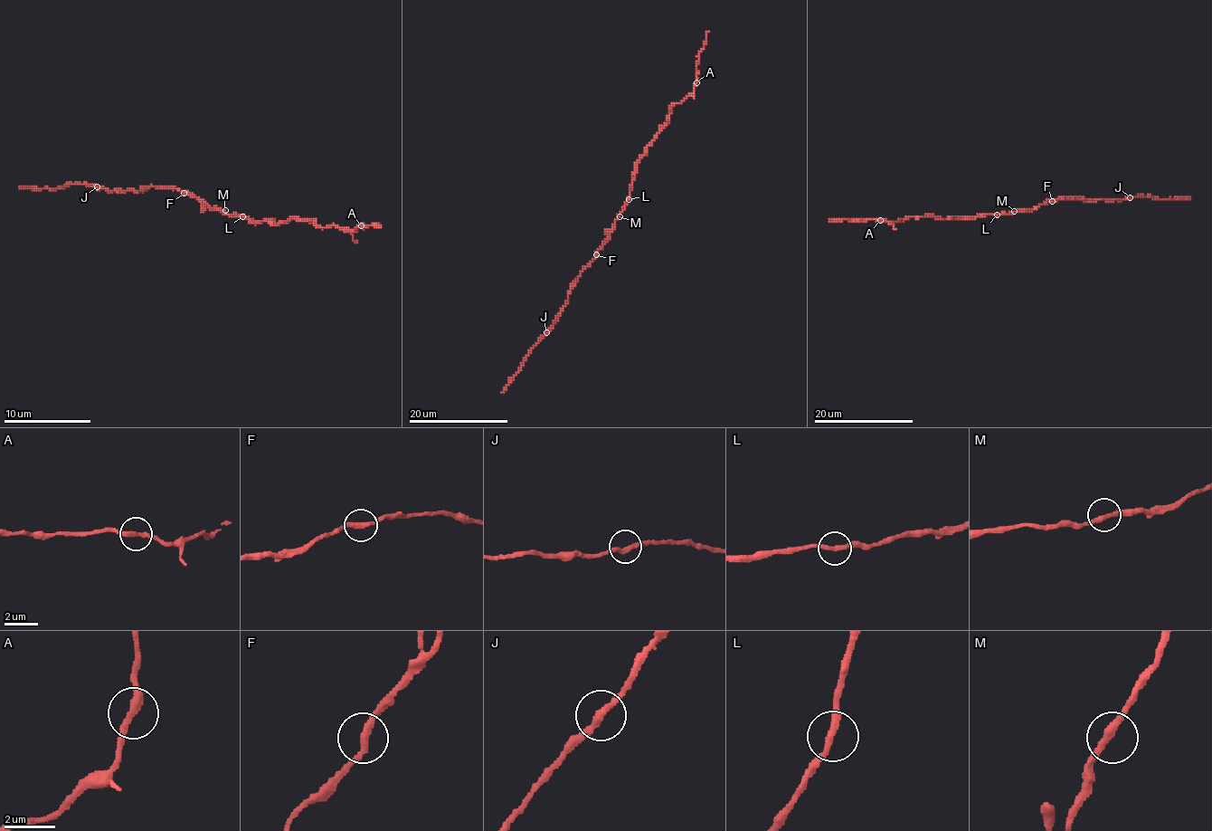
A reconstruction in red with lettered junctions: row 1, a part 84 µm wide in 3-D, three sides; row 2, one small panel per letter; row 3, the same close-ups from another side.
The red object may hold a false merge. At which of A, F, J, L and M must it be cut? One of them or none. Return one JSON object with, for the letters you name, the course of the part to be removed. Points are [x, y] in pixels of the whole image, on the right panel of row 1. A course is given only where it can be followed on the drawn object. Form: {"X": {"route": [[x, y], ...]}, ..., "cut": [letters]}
{"cut": []}

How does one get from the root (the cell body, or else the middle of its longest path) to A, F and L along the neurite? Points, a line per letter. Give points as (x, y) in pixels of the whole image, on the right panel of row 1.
A: (1013, 213), (944, 220), (931, 216), (906, 217), (893, 222), (880, 220)
F: (1013, 213), (1035, 210), (1052, 201)
L: (1013, 213), (997, 214)

